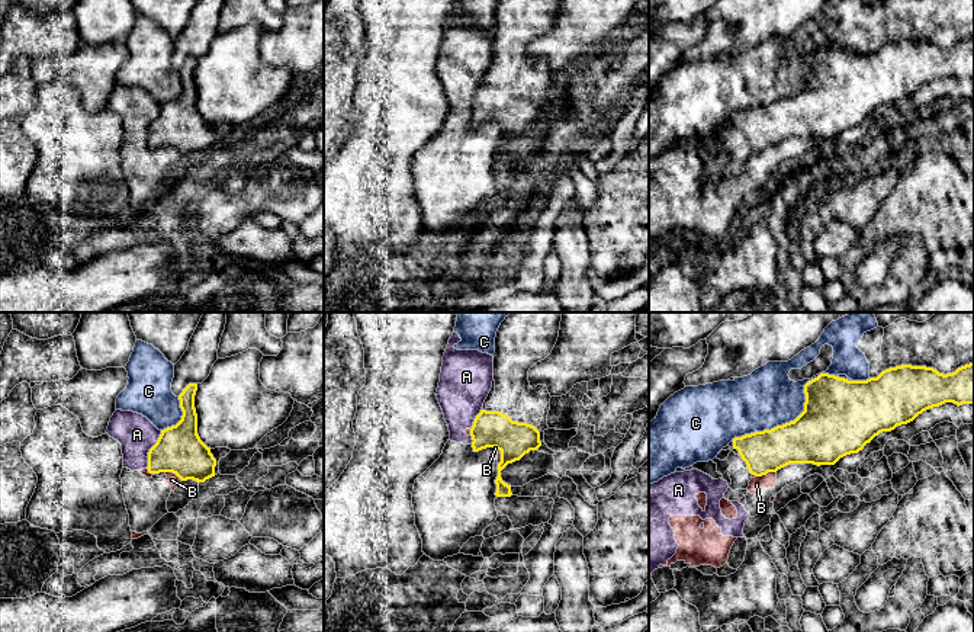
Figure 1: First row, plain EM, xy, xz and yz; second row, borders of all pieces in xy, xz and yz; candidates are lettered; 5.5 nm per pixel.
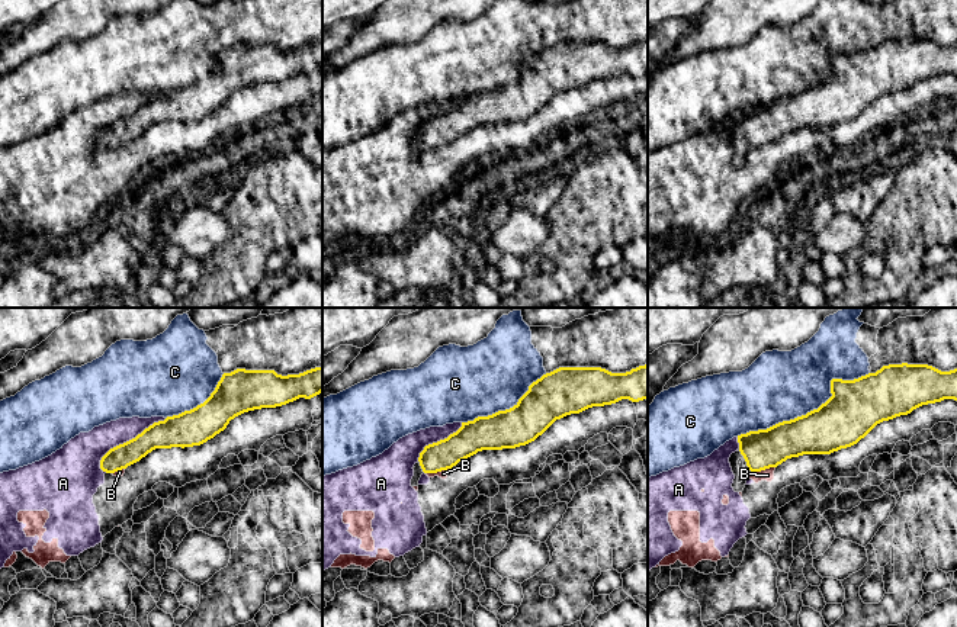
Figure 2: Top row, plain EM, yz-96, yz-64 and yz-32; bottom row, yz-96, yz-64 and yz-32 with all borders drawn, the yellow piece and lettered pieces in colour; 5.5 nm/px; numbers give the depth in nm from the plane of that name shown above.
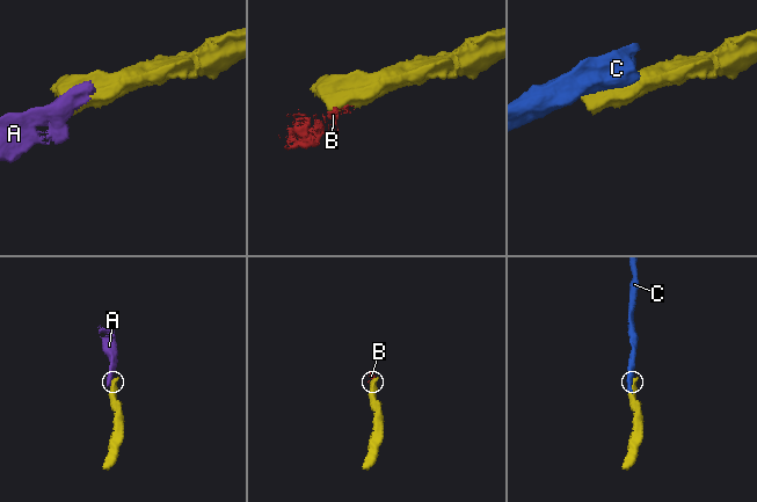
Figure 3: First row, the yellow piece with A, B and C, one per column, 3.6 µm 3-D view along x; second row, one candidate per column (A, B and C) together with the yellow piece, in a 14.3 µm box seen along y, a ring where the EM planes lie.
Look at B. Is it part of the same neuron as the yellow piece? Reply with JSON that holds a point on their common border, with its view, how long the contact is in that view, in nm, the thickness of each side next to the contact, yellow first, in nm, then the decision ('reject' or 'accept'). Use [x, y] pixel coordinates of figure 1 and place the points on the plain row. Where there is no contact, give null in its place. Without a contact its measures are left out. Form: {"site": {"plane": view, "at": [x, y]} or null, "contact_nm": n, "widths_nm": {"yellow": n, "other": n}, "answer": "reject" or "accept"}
{"site": {"plane": "xy", "at": [164, 146]}, "contact_nm": 220, "widths_nm": {"yellow": 260, "other": 70}, "answer": "reject"}

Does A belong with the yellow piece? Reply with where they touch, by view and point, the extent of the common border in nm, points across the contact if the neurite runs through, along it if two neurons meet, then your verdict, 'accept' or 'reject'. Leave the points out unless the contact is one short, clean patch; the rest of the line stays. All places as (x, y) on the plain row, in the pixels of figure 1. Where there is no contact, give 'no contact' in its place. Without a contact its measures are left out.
xy (150, 124) | 240 nm | reject

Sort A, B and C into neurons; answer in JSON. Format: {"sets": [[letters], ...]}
{"sets": [["A", "B"], ["C"]]}

